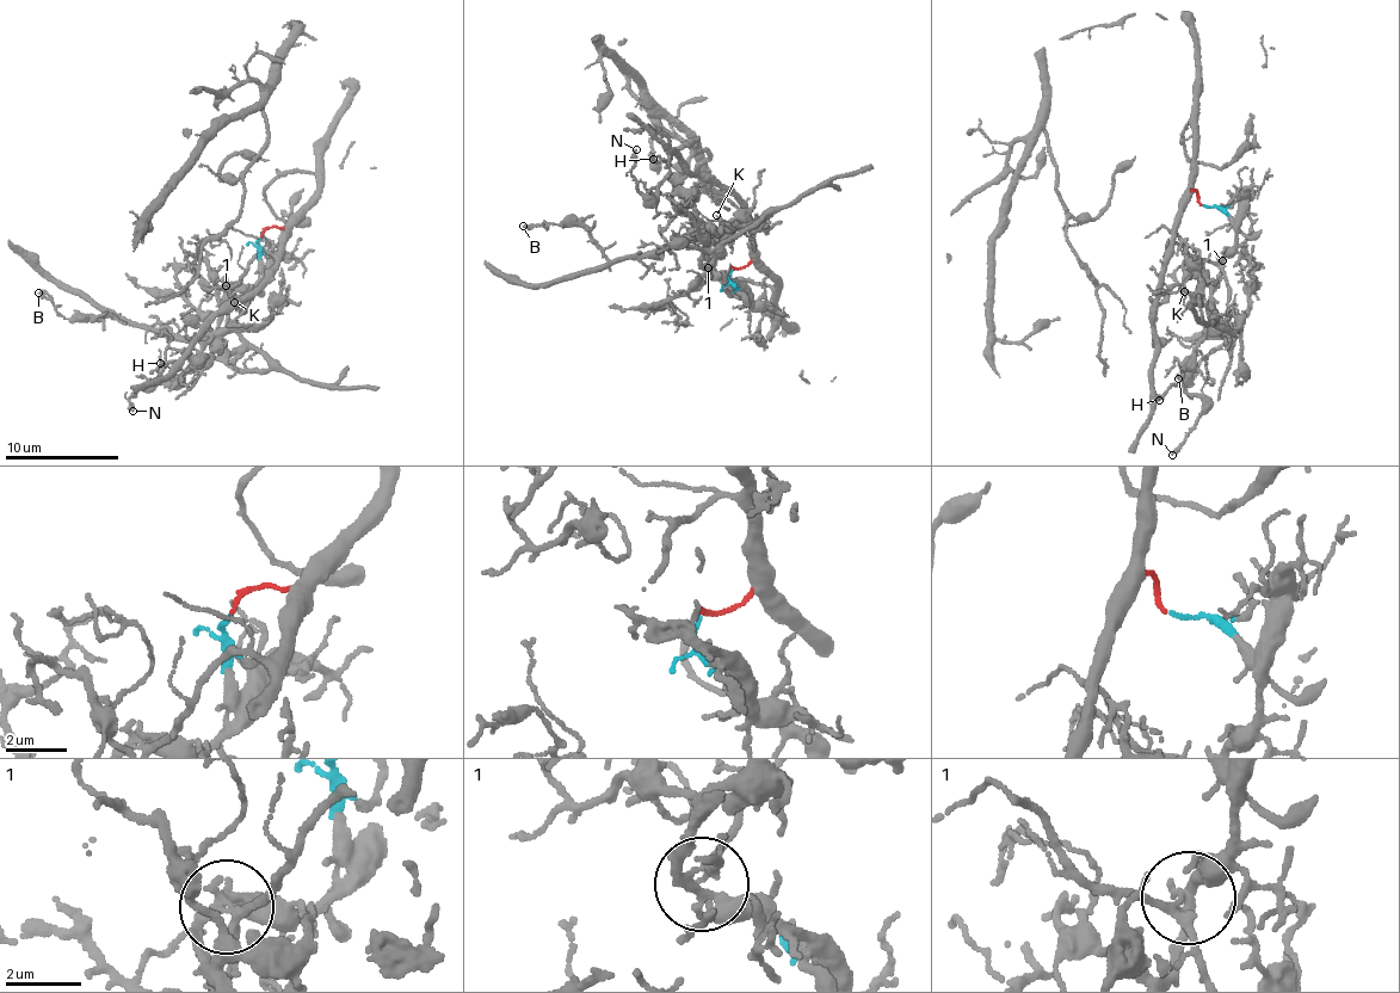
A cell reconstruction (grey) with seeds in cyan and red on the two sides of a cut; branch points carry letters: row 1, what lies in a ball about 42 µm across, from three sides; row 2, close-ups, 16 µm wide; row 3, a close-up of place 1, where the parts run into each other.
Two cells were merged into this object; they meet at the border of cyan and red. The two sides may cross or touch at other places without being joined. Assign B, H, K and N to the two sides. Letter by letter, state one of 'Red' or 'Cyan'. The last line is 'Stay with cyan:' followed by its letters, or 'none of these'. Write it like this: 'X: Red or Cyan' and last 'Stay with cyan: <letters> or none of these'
B: Cyan
H: Red
K: Cyan
N: Red
Stay with cyan: B, K

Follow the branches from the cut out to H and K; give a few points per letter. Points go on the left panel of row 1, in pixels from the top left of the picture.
H: (260, 236), (270, 227), (283, 228), (284, 244), (269, 281), (214, 318), (185, 357), (172, 367), (161, 363)
K: (260, 236), (257, 241), (258, 277), (253, 284), (230, 284), (219, 291), (219, 301), (236, 309), (235, 302)

